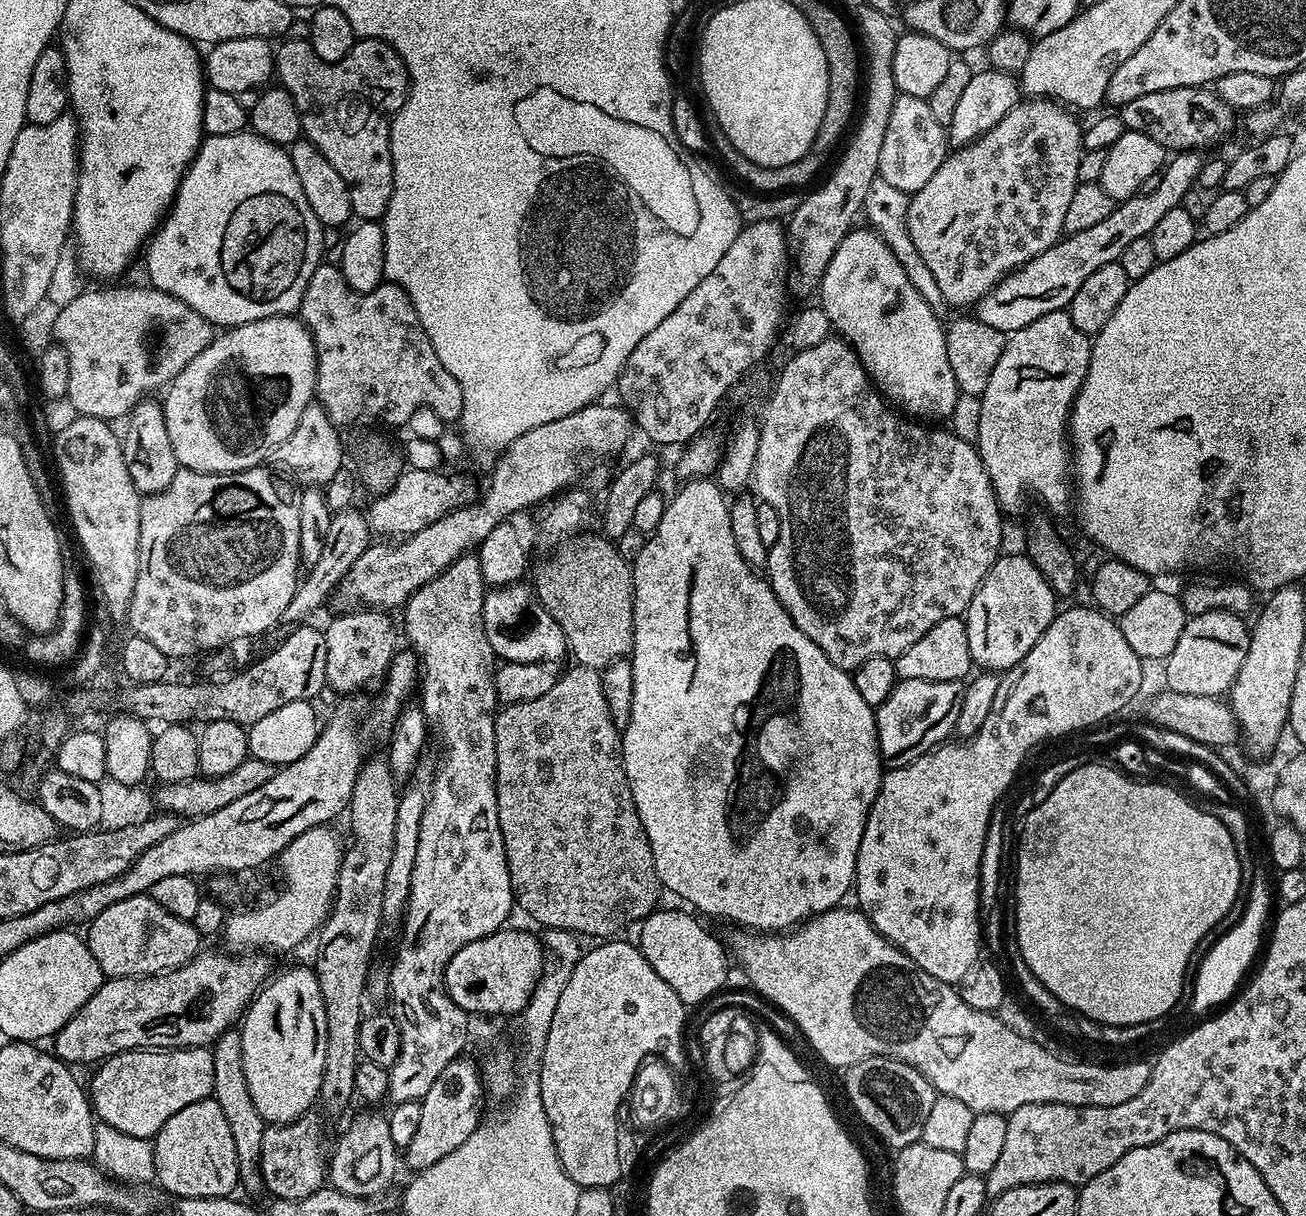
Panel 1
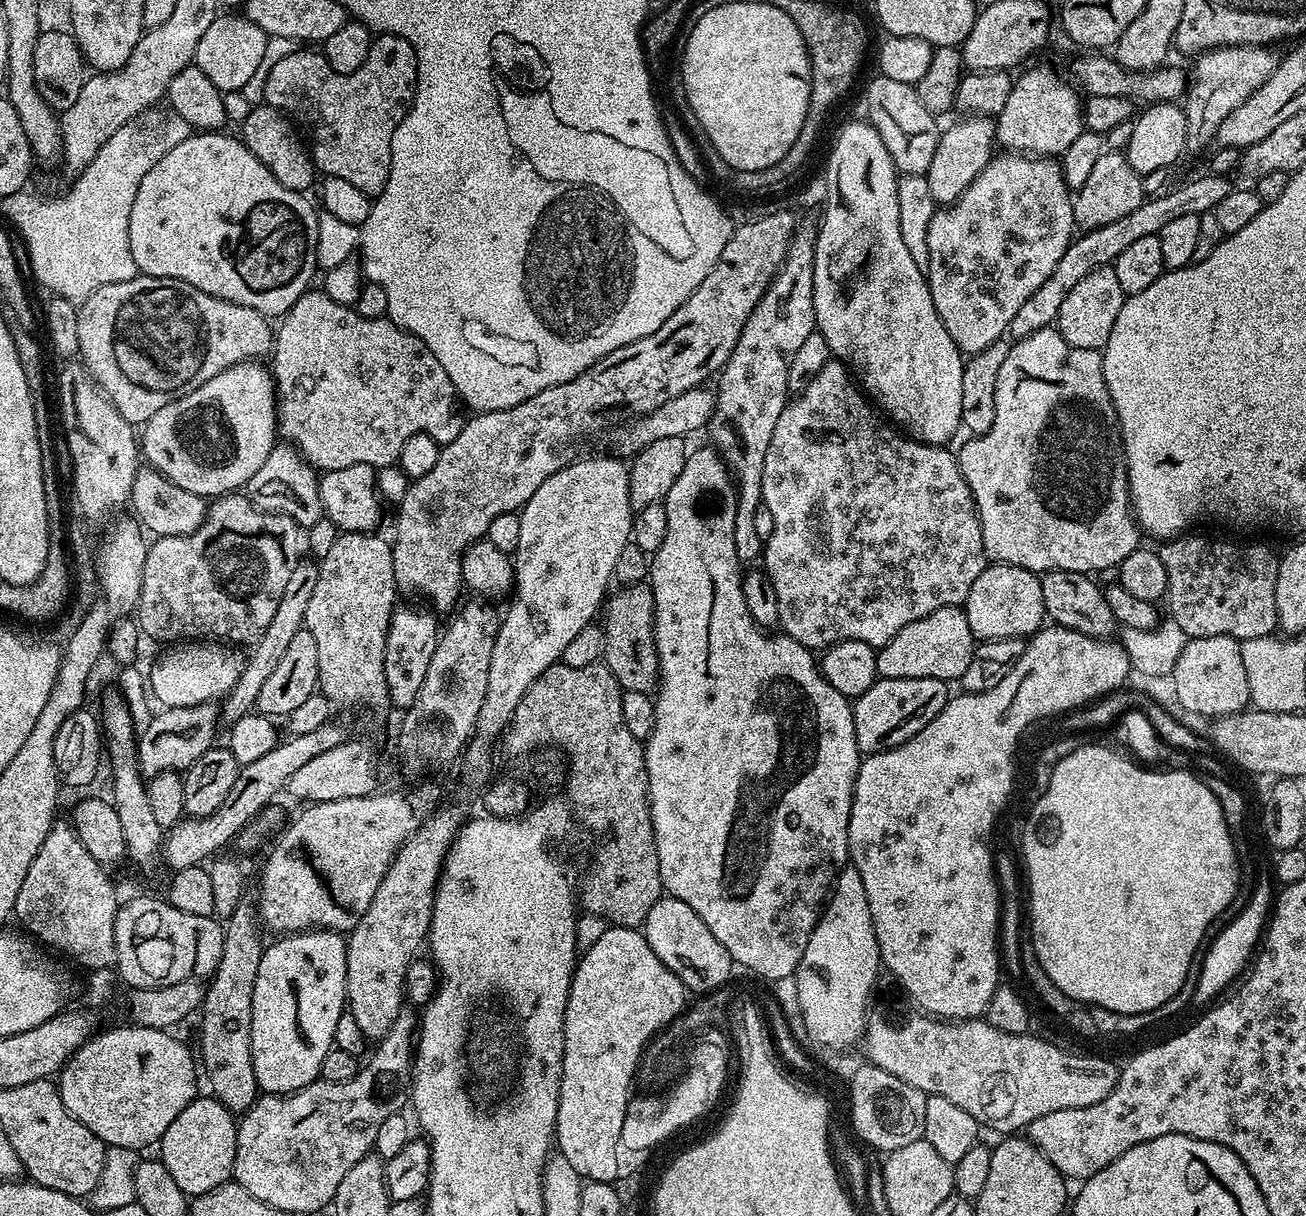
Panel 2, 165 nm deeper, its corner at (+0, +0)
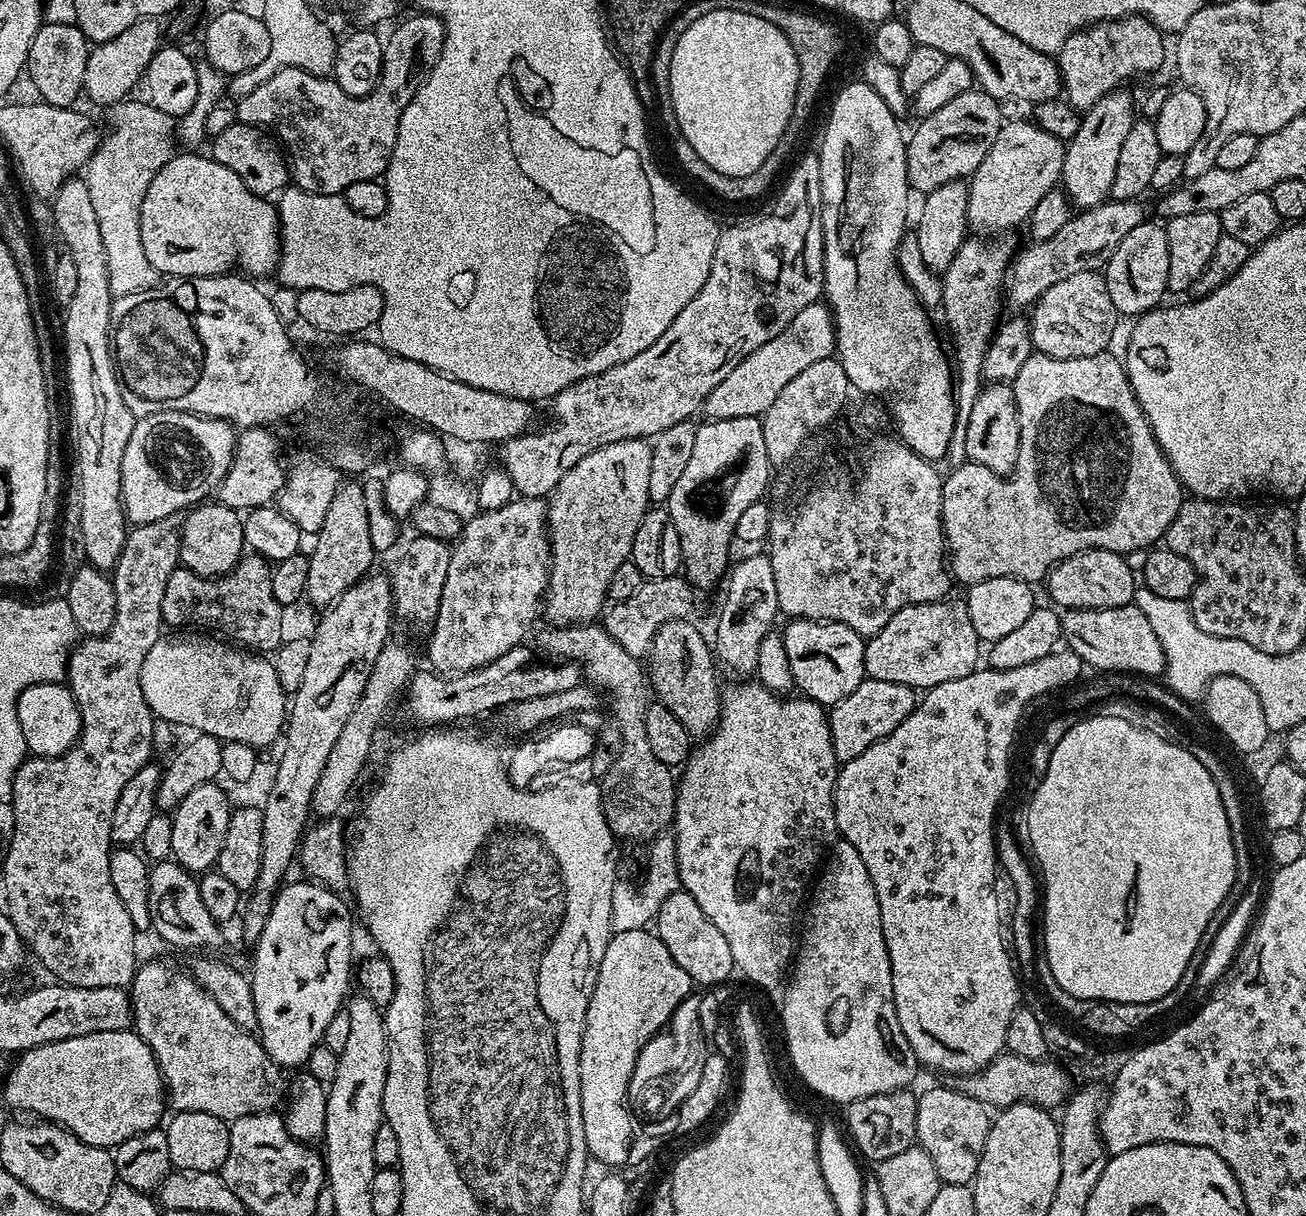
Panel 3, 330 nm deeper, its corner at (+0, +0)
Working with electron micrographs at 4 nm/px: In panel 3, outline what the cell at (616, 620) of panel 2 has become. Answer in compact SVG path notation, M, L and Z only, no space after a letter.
M689 619L671 620L658 630L646 657L646 680L655 699L665 704L686 726L689 736L707 738L720 721L721 685L716 685L717 661L713 649L704 641L704 636L689 623Z

